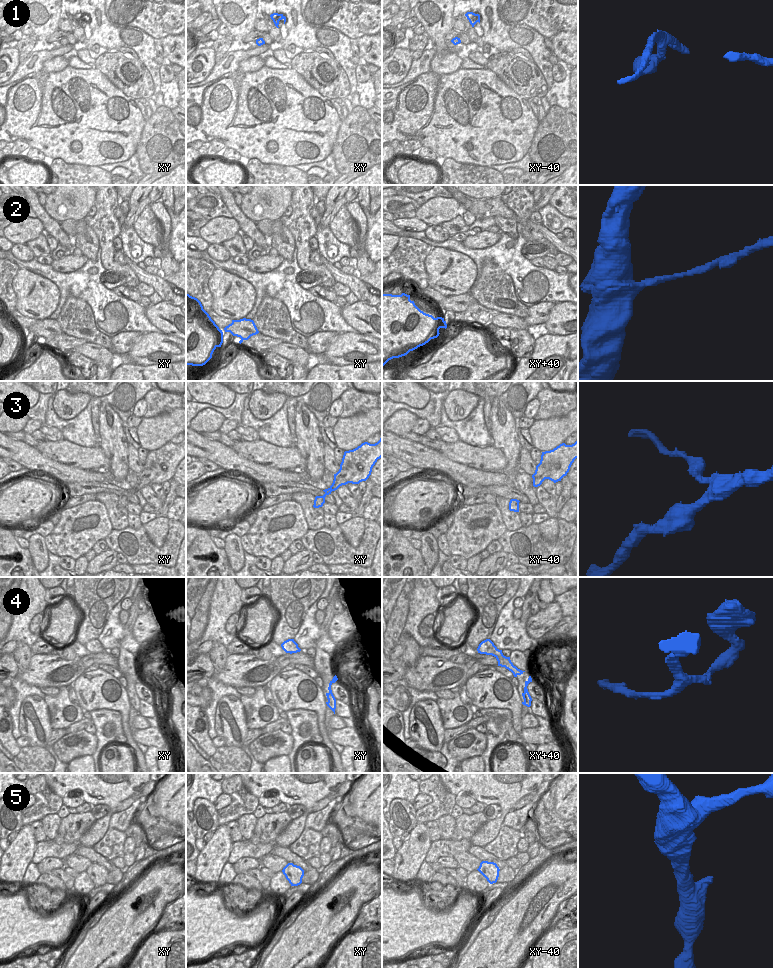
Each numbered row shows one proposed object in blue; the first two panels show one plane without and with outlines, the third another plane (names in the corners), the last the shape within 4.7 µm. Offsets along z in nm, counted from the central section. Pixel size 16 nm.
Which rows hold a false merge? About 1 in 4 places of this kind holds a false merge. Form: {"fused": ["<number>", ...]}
{"fused": ["2"]}

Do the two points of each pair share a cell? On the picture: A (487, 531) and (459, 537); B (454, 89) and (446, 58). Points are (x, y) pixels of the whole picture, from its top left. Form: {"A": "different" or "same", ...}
{"A": "same", "B": "different"}

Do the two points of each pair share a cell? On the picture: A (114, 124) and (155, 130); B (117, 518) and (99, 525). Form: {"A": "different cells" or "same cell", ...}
{"A": "different cells", "B": "different cells"}

